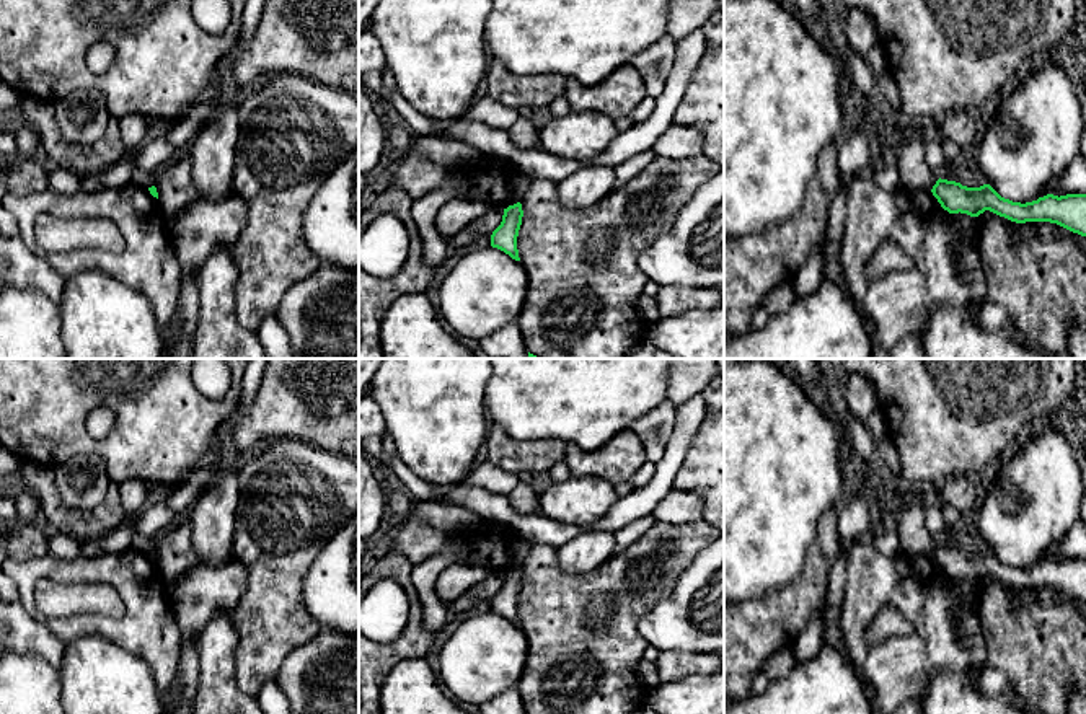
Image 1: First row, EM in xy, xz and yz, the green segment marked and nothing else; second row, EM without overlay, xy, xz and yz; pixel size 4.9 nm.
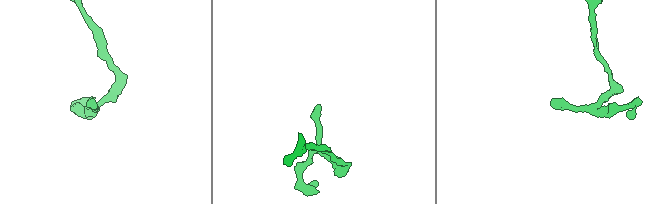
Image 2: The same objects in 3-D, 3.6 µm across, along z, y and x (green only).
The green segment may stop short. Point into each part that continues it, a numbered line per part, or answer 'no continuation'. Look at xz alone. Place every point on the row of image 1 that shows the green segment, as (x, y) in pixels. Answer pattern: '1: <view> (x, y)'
no continuation

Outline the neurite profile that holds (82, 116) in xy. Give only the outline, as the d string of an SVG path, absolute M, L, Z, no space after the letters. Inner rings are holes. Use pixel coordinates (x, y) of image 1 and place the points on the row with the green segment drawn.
M82 88L55 99L54 119L60 135L77 145L98 142L109 124L106 98L99 88Z

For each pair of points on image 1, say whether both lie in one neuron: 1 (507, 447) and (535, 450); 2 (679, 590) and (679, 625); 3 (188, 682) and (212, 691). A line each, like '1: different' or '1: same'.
1: same
2: same
3: different

